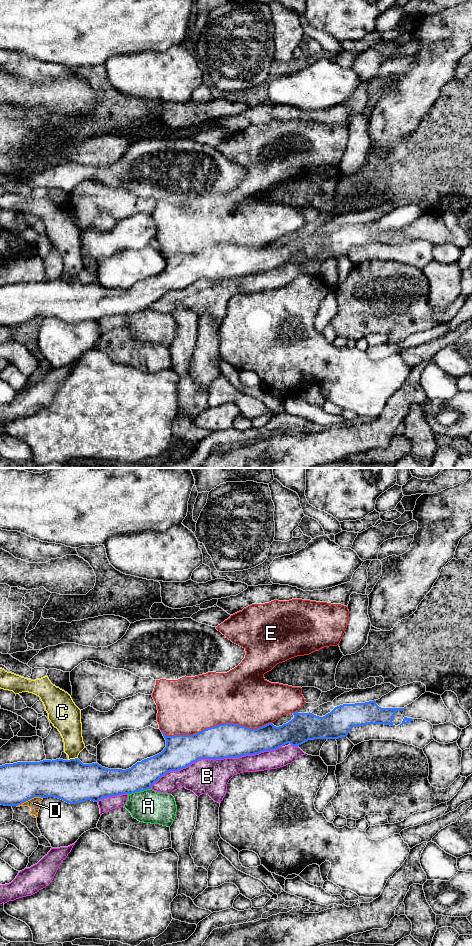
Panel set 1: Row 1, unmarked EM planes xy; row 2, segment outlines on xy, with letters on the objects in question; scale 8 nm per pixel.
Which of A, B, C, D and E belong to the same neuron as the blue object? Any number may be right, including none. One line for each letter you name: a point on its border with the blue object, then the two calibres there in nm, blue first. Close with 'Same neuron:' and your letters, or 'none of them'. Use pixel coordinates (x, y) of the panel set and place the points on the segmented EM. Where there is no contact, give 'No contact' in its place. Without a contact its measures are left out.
Same neuron: none of them

